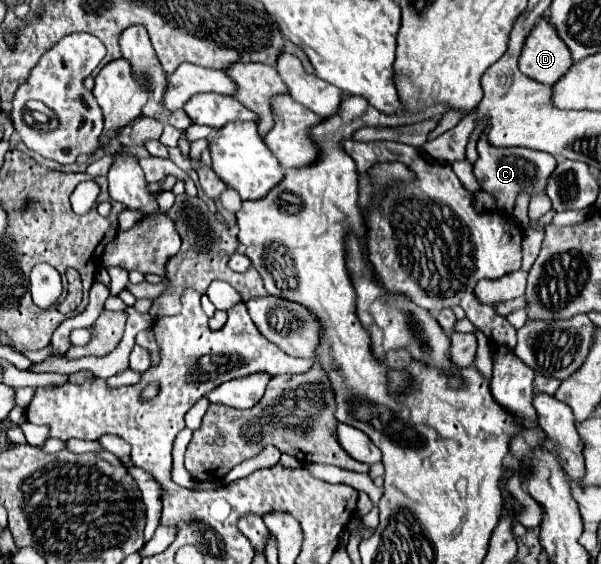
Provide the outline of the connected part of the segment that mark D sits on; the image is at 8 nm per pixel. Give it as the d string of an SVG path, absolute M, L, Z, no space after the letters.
M540 18L522 48L520 72L536 82L554 84L570 66L572 56L566 44L558 38L552 24L548 24L548 18Z

